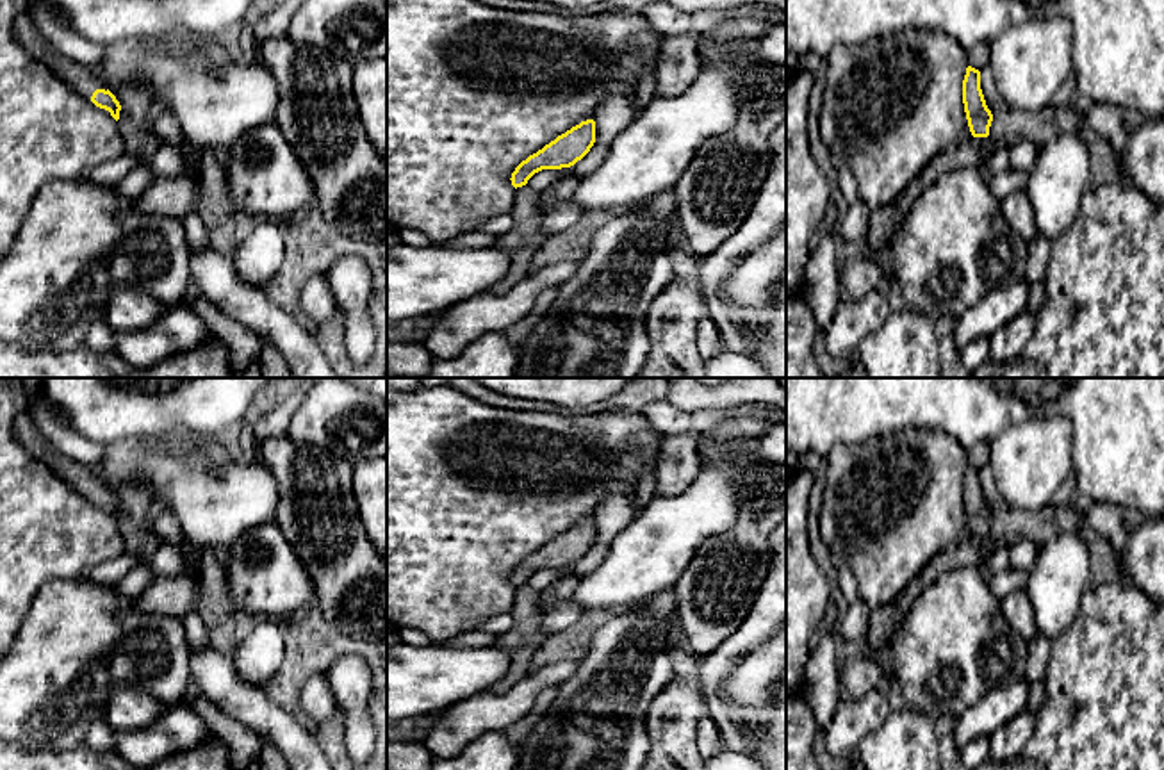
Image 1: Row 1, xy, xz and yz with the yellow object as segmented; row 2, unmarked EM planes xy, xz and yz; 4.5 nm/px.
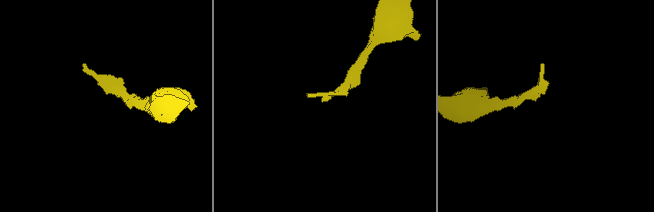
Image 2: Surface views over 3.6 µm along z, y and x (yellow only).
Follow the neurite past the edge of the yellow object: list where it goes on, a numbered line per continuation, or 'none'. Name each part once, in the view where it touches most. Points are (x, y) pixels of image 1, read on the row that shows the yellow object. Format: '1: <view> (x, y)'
1: xy (81, 79)

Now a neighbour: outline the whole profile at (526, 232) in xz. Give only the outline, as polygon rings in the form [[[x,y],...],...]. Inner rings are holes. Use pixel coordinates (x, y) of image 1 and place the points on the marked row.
[[[528,184],[515,189],[513,226],[504,235],[499,235],[494,244],[496,250],[508,251],[513,257],[508,274],[494,285],[497,294],[506,294],[528,276],[528,258],[549,239],[549,233],[542,230],[540,207],[538,191]]]

